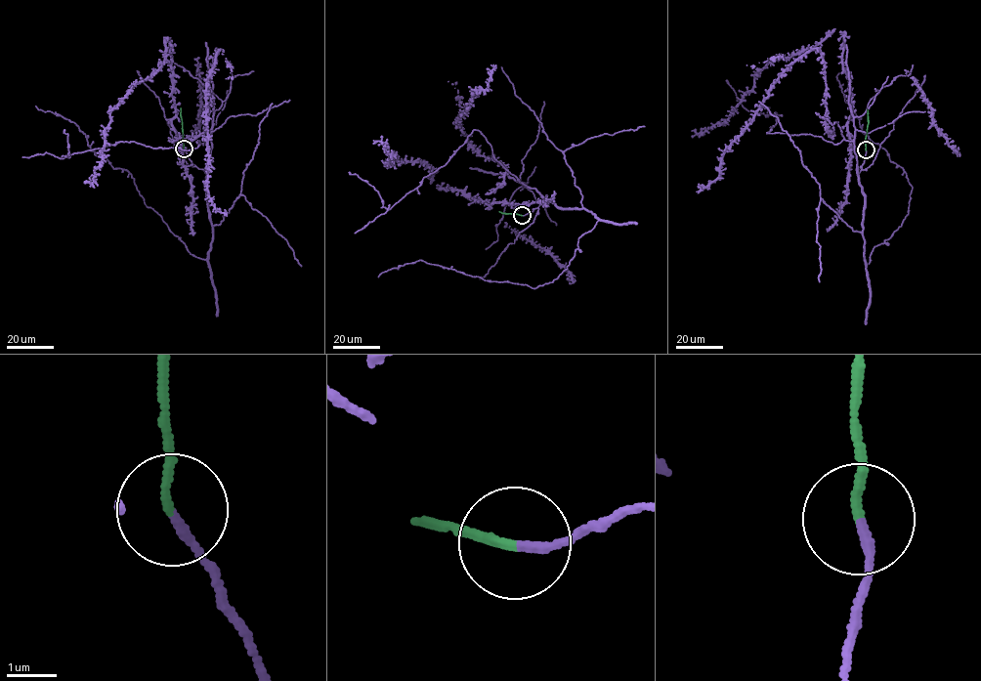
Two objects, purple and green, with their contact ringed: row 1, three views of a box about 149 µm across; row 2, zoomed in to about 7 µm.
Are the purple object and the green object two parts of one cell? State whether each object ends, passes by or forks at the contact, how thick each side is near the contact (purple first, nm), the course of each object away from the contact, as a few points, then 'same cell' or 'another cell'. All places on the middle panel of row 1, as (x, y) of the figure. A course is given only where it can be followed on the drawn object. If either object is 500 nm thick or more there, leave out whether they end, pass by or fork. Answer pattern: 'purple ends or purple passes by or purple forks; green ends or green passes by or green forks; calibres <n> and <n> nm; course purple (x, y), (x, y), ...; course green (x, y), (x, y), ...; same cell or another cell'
purple ends; green ends; calibres 180 and 160 nm; course purple (522, 215), (544, 200), (598, 217), (559, 277), (533, 288), (420, 260), (378, 276); course green (522, 215), (499, 211); same cell

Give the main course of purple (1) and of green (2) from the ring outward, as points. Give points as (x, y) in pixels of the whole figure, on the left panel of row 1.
1: (184, 148), (206, 174), (213, 241), (205, 259), (146, 205), (127, 170), (91, 150), (76, 124), (35, 106)
2: (184, 148), (181, 107)

